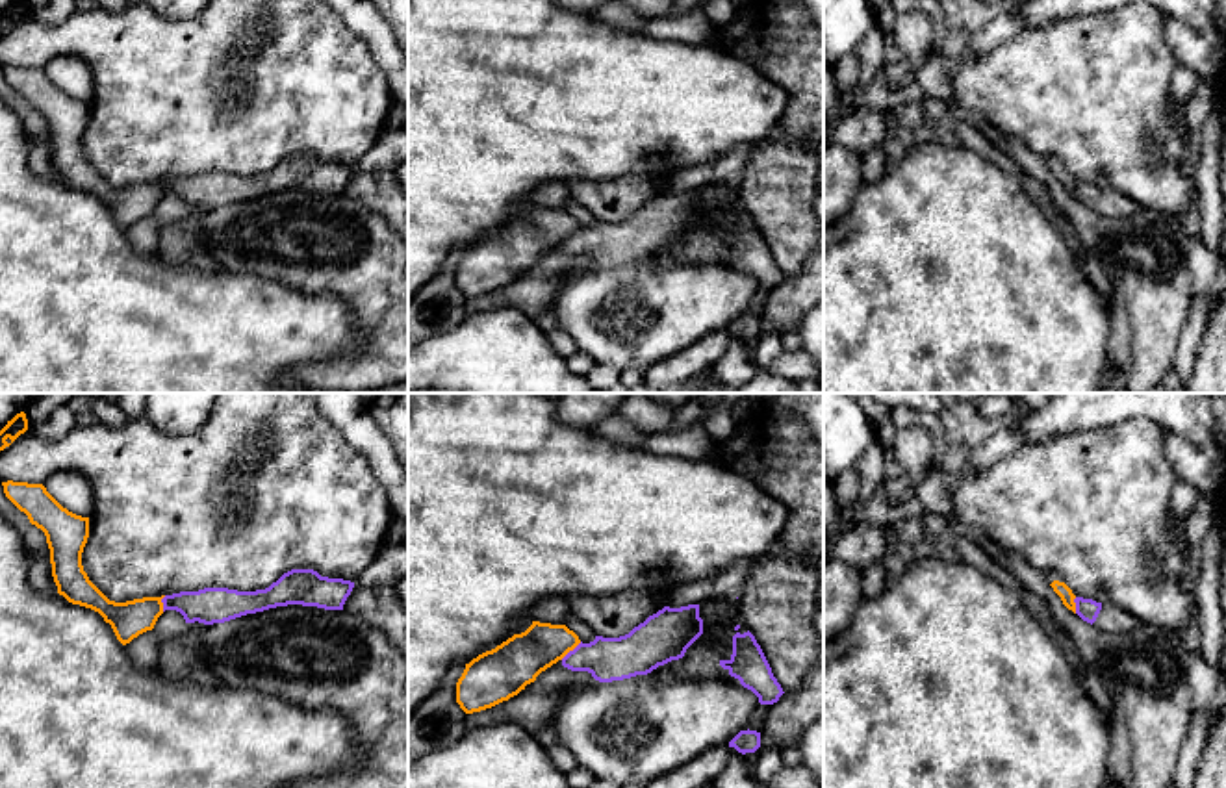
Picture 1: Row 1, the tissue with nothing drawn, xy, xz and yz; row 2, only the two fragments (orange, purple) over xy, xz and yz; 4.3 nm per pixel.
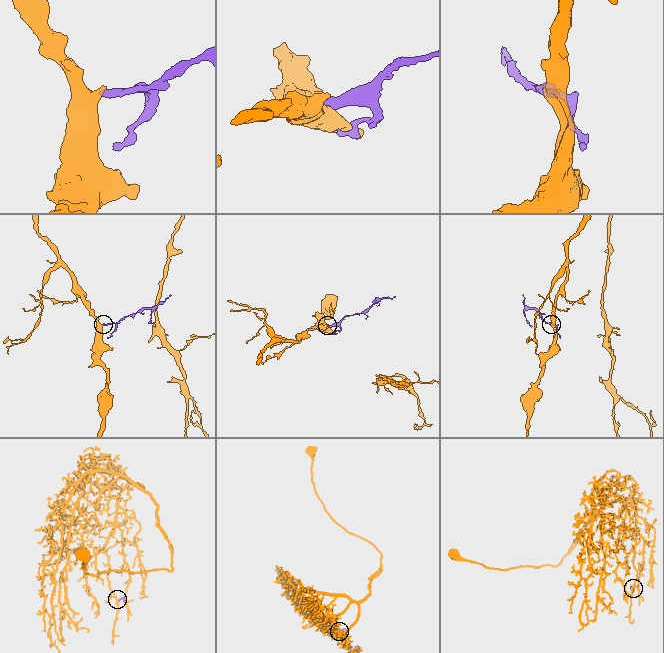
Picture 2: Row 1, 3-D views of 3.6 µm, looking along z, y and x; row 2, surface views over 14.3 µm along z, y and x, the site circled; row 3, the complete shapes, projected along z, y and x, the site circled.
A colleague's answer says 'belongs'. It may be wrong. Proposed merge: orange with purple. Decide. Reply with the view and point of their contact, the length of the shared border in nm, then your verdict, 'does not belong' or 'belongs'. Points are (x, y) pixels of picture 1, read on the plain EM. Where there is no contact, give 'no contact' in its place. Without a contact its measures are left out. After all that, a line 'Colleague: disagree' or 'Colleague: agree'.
xz (570, 234) | 120 nm | does not belong
Colleague: disagree

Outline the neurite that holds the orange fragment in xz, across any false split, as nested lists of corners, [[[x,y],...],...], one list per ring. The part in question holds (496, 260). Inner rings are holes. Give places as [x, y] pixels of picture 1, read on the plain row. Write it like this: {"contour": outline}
{"contour": [[[532,206],[525,217],[466,248],[456,267],[456,287],[473,299],[508,286],[579,228],[566,210]]]}

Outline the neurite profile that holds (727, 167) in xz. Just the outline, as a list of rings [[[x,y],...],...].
[[[760,141],[740,145],[707,165],[694,165],[671,171],[668,176],[664,176],[664,191],[681,193],[688,189],[699,189],[716,182],[736,184],[751,150],[759,143]]]

